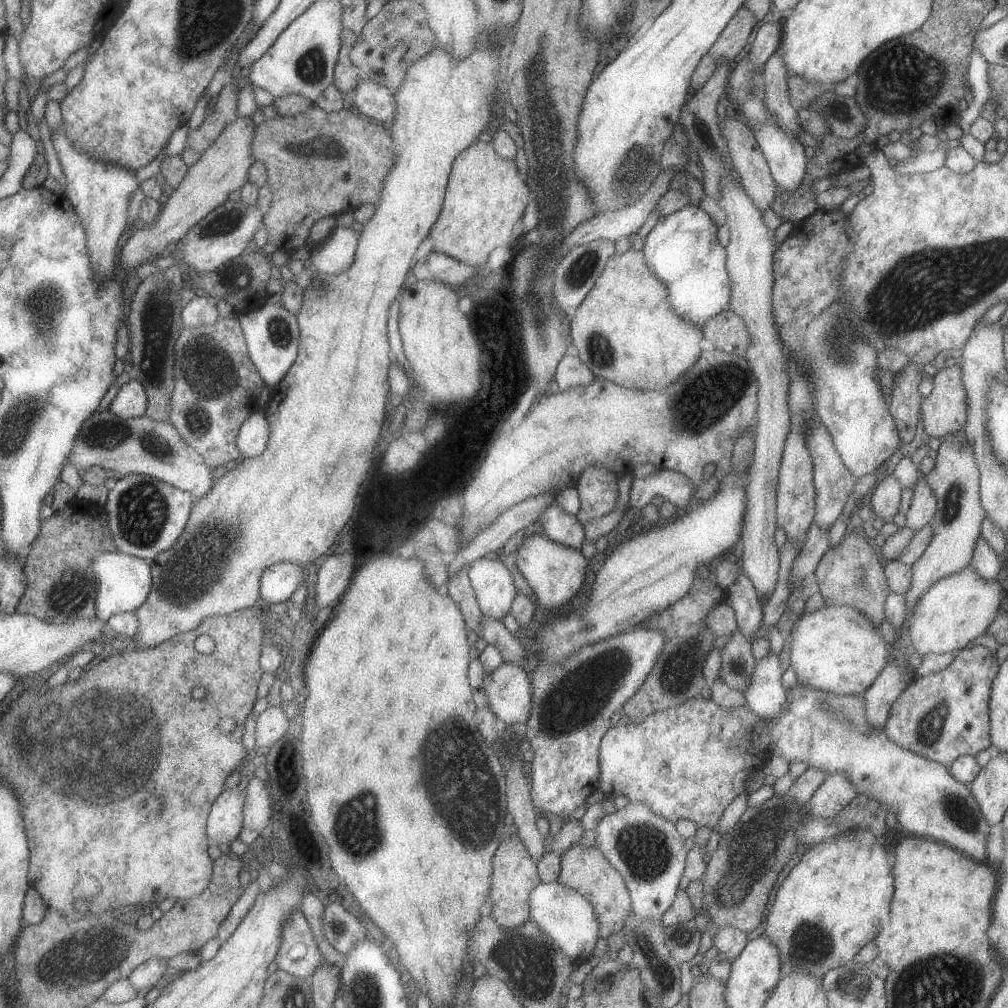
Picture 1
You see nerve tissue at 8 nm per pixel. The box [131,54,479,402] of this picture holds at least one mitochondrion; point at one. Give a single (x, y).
(155, 339)

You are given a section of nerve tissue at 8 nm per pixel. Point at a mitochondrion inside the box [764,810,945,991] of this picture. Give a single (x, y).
(811, 942)

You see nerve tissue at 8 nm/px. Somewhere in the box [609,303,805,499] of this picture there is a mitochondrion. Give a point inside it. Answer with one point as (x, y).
(721, 387)

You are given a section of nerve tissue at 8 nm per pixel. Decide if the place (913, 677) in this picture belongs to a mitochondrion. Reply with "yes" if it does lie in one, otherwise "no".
no

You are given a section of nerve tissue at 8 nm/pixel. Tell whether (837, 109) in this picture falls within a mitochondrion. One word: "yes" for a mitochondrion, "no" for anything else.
no

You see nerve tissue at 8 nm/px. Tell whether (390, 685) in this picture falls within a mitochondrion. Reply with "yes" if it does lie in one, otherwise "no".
no

